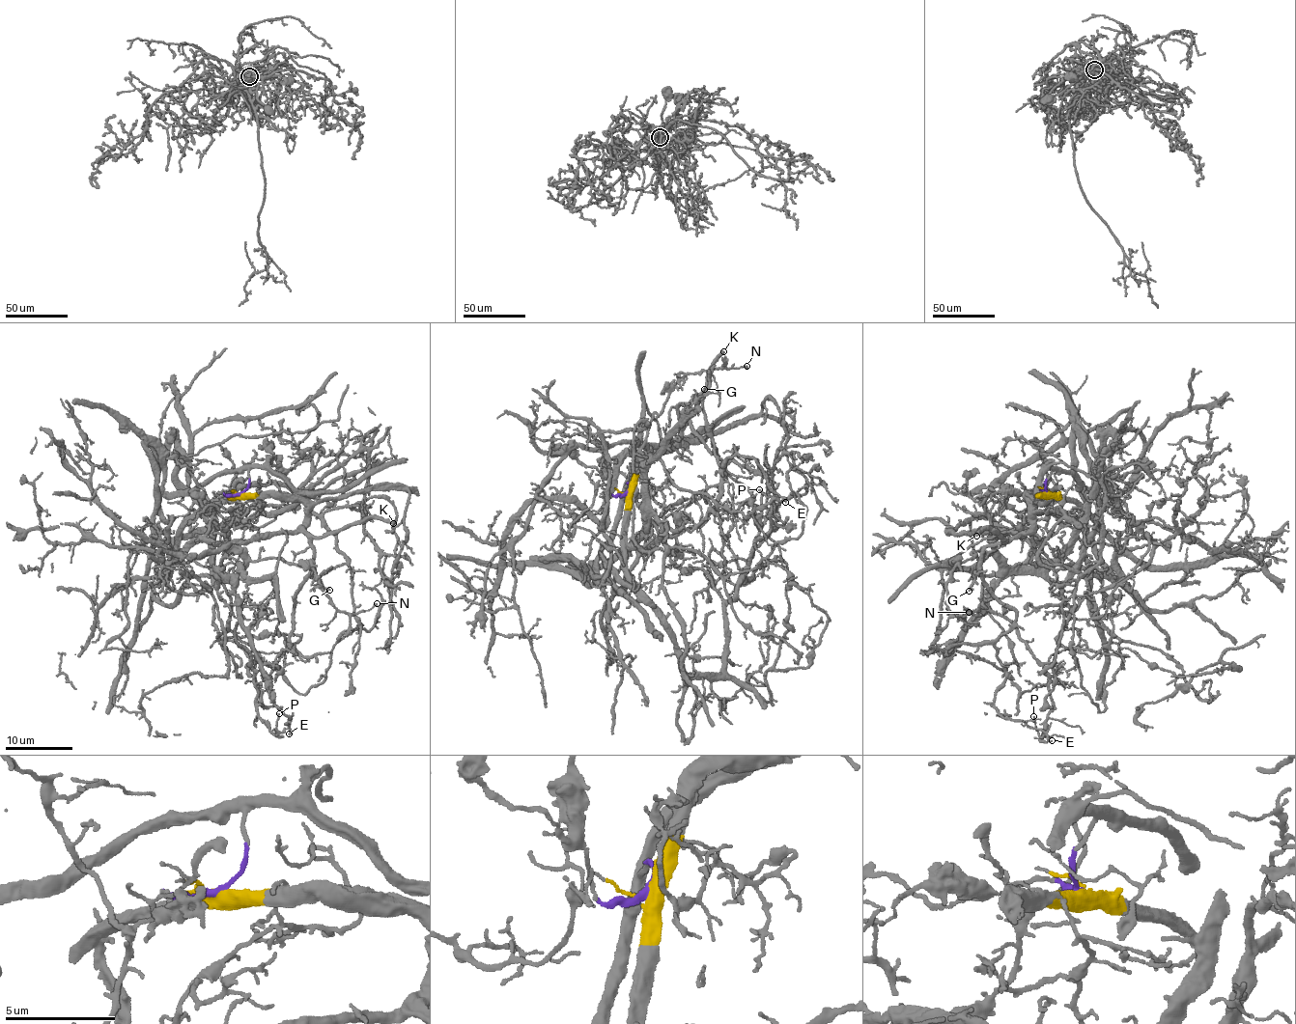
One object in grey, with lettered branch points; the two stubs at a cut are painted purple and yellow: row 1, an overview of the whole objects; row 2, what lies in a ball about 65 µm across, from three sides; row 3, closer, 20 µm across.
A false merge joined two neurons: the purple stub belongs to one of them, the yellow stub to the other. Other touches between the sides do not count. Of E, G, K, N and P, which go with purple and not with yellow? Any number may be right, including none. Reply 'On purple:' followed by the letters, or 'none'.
On purple: N

